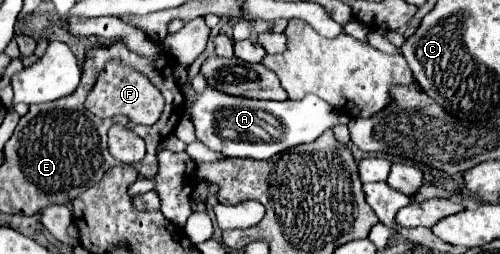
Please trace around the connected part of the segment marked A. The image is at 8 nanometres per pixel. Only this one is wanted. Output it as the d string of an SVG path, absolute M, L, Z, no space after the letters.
M184 85L184 95L184 113L194 123L198 141L226 157L270 159L284 149L314 141L334 125L346 125L350 121L346 113L336 111L316 95L306 95L300 101L264 101L224 95L224 91L216 91L208 85L202 93L194 91L192 85Z

